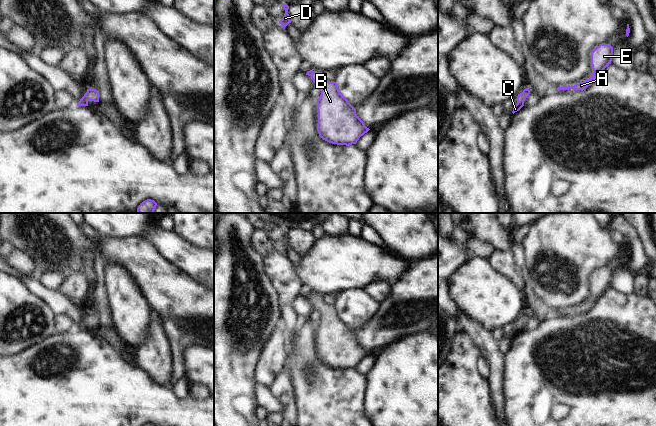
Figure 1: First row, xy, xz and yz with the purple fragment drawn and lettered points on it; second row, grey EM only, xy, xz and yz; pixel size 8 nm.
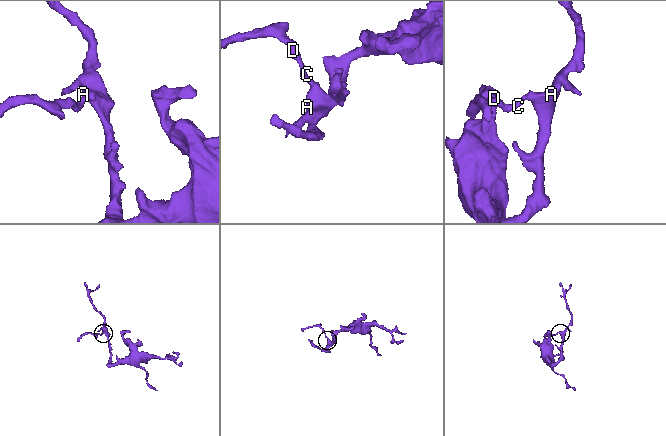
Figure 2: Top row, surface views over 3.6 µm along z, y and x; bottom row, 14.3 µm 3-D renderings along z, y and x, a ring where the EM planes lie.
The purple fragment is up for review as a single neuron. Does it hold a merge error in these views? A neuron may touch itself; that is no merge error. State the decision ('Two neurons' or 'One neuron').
One neuron

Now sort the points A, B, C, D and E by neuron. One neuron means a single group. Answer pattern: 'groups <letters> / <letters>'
groups A B C D E

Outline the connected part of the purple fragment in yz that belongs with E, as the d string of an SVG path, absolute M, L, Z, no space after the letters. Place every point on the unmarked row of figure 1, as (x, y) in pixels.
M600 268L595 271L591 276L591 289L593 293L592 301L584 304L583 306L574 310L562 310L556 312L557 314L584 314L588 310L592 309L593 305L599 300L599 298L611 288L613 282L613 271L609 268Z

